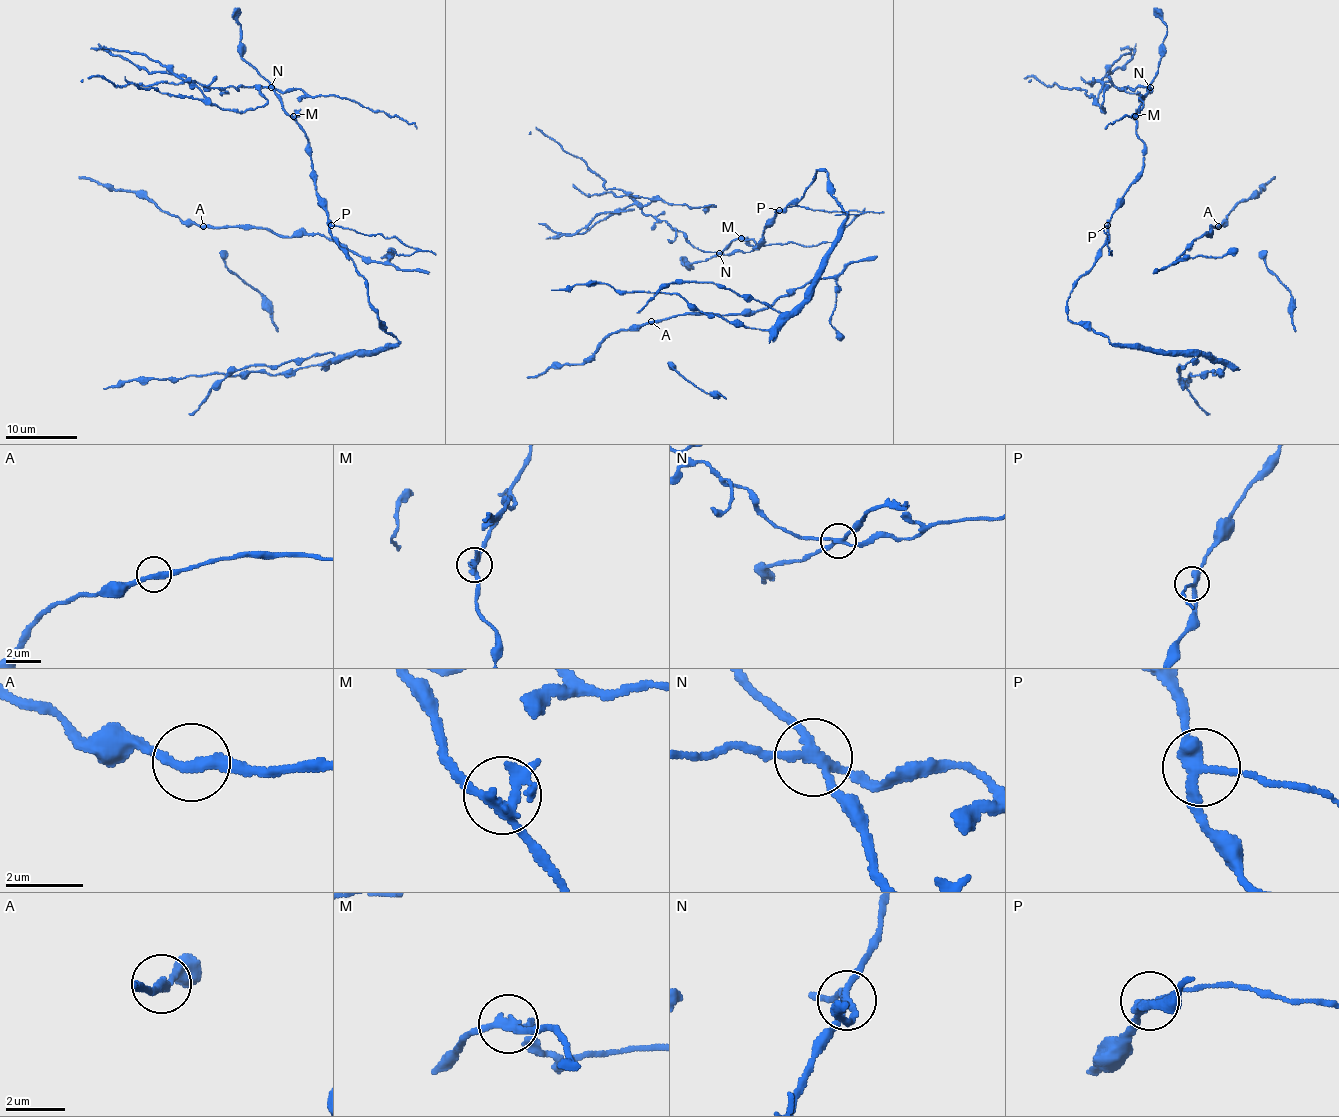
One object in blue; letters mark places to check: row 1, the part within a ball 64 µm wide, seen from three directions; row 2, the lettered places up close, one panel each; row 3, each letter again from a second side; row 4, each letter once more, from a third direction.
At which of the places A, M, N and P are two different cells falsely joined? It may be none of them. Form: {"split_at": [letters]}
{"split_at": ["N", "P"]}

